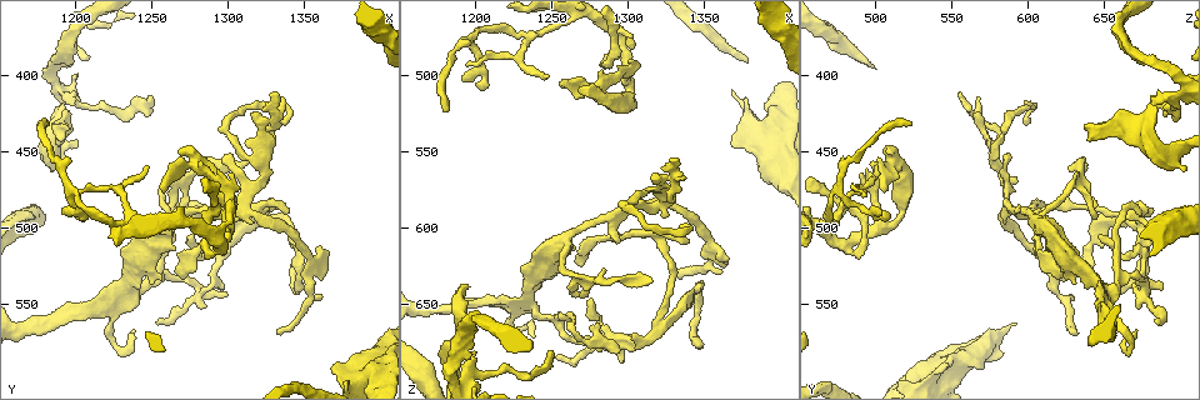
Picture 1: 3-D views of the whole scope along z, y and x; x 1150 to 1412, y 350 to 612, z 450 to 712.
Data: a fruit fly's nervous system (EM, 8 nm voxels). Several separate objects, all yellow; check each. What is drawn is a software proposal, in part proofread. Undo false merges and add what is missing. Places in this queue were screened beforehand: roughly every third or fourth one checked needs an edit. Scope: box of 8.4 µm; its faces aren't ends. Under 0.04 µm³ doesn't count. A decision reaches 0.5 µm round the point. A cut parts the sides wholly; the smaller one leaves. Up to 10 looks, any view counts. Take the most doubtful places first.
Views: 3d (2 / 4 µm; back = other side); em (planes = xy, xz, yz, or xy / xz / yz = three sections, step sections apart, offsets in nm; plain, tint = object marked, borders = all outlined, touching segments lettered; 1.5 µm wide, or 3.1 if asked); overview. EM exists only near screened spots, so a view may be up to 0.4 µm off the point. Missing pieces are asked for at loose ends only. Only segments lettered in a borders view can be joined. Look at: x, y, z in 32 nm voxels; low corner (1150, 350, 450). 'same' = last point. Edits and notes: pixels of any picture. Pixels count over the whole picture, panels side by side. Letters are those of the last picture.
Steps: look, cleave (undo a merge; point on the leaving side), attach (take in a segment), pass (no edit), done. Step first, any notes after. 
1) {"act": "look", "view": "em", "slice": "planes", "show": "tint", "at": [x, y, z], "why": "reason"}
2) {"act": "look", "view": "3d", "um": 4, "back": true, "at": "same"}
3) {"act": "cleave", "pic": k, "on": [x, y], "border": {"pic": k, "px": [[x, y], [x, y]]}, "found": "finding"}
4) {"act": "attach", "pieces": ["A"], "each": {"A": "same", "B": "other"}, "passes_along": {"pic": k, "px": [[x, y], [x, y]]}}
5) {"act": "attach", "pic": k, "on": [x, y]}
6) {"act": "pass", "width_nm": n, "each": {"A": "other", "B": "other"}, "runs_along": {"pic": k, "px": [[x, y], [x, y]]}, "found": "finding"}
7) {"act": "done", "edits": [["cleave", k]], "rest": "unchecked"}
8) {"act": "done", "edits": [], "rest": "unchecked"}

{"act": "look", "view": "3d", "um": 4, "at": [1252, 412, 680], "why": "tapers out"}

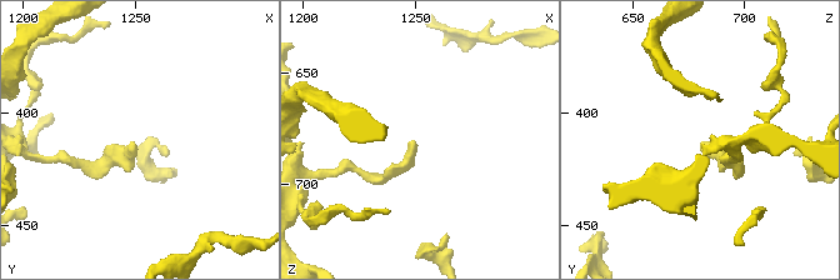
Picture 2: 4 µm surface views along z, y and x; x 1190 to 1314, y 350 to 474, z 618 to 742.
{"act": "look", "view": "em", "slice": "planes", "show": "borders", "at": [1249, 413, 680], "why": "now the EM"}

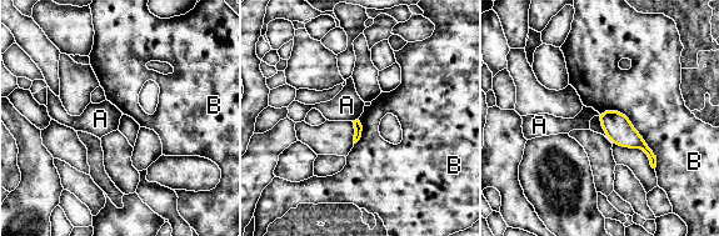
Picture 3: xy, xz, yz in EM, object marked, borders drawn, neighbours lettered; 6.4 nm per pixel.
{"act": "pass", "each": {"A": "other", "B": "other"}, "found": "none of them fits"}

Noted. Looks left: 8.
{"act": "look", "view": "em", "slice": "planes", "show": "borders", "at": [1320, 494, 662]}

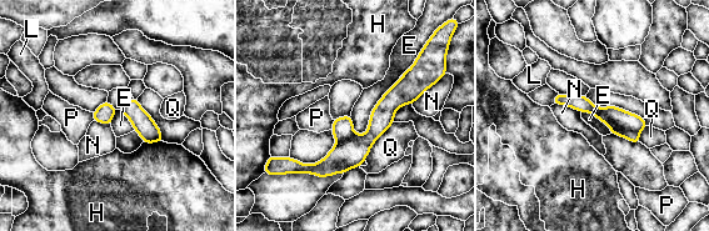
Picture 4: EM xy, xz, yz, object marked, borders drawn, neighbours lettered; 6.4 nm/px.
{"act": "pass", "longest_contact_nm": ["E", 460], "each": {"E": "other", "H": "other", "L": "other", "N": "other", "P": "other", "Q": "other"}, "border": {"pic": 4, "px": [[400, 78], [355, 134]]}, "found": "continuous, no second cell"}

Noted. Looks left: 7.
{"act": "look", "view": "3d", "um": 2, "at": [1184, 432, 522], "why": "tapers out"}

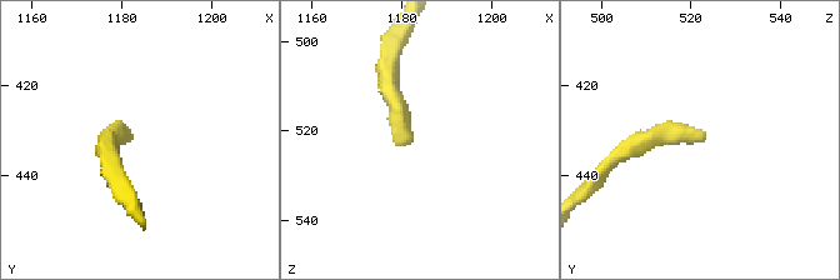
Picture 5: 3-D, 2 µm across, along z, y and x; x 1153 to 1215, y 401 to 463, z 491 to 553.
{"act": "look", "view": "em", "slice": "planes", "show": "tint", "at": [1183, 432, 523]}

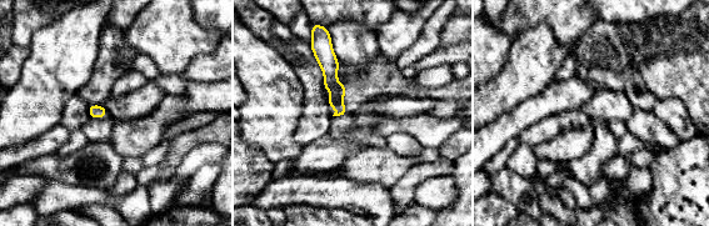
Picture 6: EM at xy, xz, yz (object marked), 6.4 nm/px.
{"act": "look", "view": "em", "slice": "planes", "show": "borders", "at": "same", "why": "see the neighbours"}

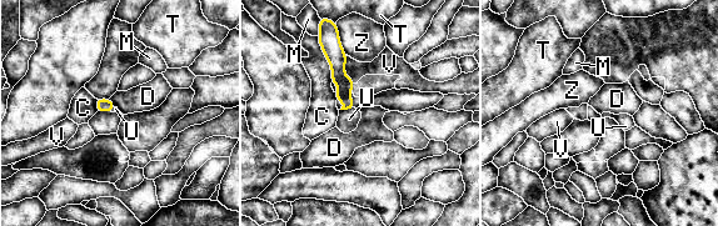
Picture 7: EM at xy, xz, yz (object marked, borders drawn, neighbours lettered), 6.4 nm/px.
{"act": "attach", "pieces": ["U"], "each": {"C": "other", "D": "other", "M": "other", "T": "other", "U": "same", "V": "other", "Z": "other"}, "passes_along": {"pic": 7, "px": [[339, 78], [345, 109], [348, 120]]}, "found": "the cell continues"}

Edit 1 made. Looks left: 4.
{"act": "look", "view": "overview"}

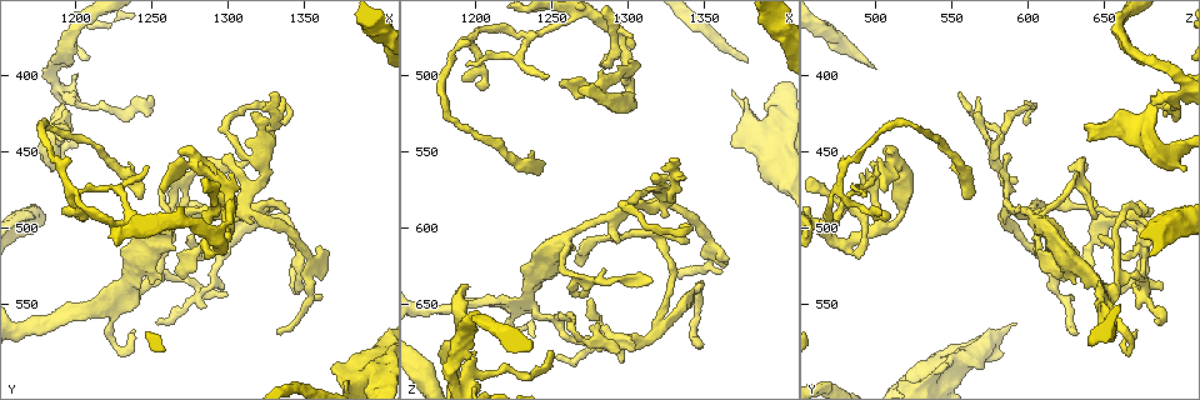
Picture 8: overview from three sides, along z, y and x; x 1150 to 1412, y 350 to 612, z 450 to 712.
{"act": "look", "view": "3d", "um": 4, "at": [1258, 494, 608], "why": "thin arm on a thick one"}

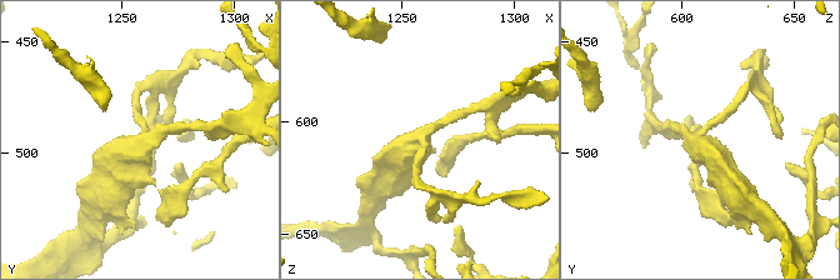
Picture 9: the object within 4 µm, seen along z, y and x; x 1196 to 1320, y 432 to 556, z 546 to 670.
{"act": "look", "view": "em", "slice": "xz", "step": 8, "show": "tint", "at": [1258, 494, 608], "arms": 3, "why": "shape alone is not enough"}

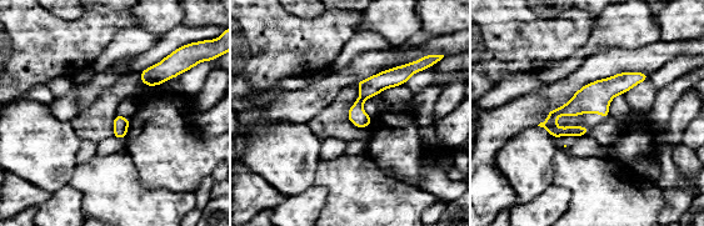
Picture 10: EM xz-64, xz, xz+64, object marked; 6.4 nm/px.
{"act": "look", "view": "em", "slice": "planes", "show": "borders", "at": "same", "why": "another direction"}

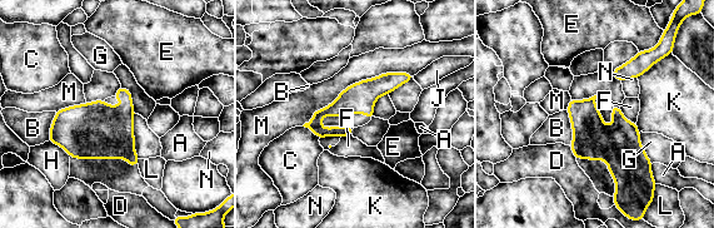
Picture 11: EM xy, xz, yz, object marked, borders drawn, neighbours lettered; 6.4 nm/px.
{"act": "pass", "each": {"A": "other", "B": "other", "C": "other", "D": "other", "E": "other", "F": "other", "G": "other", "H": "other", "J": "other", "K": "other", "L": "other", "M": "other", "N": "other"}, "border": {"pic": 11, "px": [[413, 74], [351, 83], [301, 125]]}, "found": "one cell here"}

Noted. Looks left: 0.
{"act": "done", "edits": [["attach", 7]], "rest": "unchecked"}

